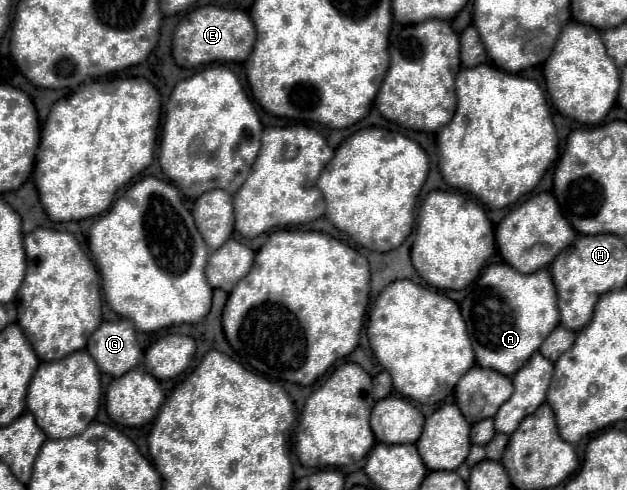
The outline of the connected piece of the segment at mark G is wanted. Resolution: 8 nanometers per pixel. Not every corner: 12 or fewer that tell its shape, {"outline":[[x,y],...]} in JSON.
{"outline":[[102,323],[86,351],[120,377],[142,363],[134,323]]}

